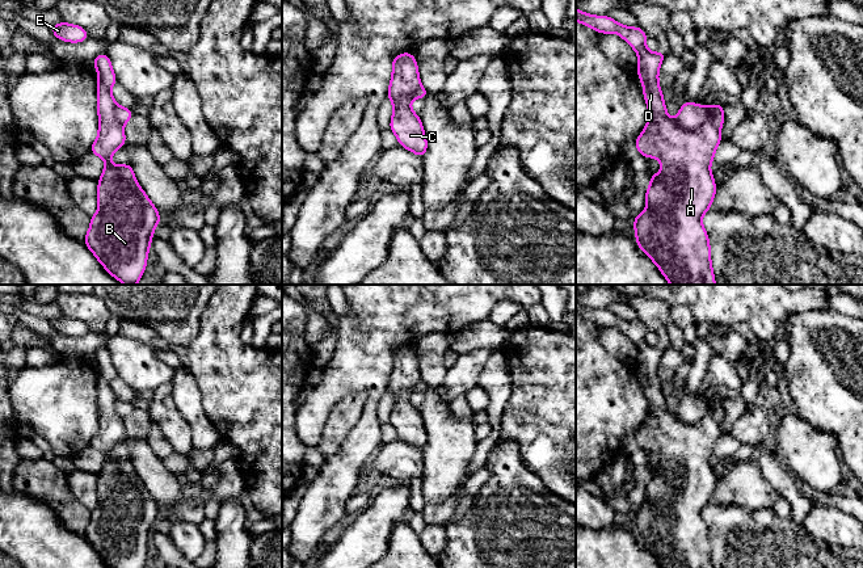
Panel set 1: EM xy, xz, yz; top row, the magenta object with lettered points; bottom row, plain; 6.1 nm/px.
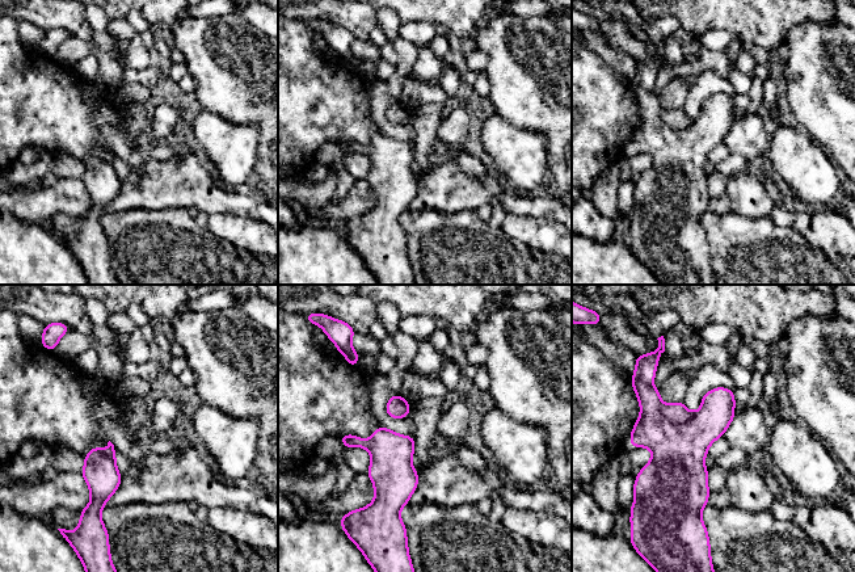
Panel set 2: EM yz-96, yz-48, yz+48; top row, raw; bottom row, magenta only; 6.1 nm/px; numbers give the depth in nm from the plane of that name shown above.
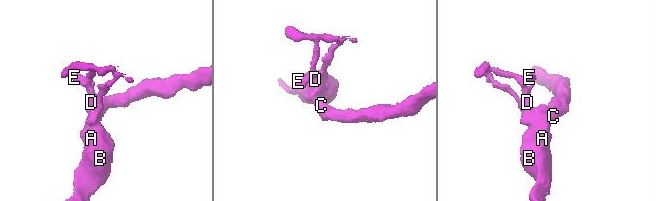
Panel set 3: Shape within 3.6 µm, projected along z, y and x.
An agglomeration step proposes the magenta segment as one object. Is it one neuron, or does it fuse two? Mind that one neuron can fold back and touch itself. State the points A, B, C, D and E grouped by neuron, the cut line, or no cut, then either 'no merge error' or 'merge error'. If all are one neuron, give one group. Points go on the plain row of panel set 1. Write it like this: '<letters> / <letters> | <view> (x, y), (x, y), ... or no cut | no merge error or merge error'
A B C / D E | yz (708, 402), (706, 413), (694, 423), (643, 426) | merge error

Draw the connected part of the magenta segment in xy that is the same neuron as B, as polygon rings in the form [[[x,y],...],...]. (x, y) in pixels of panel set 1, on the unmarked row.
[[[115,429],[96,432],[100,450],[105,454],[105,462],[98,474],[96,485],[98,504],[90,510],[90,521],[84,538],[110,568],[143,568],[147,559],[148,544],[155,521],[161,516],[155,498],[139,480],[131,458],[111,459],[111,449],[122,441],[123,433]]]

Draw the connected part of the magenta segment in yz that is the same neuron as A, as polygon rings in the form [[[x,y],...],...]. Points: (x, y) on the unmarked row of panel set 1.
[[[708,400],[706,416],[695,424],[672,421],[658,430],[644,425],[636,432],[661,455],[661,466],[649,467],[648,504],[633,513],[636,538],[661,568],[713,568],[702,509],[716,489],[710,459],[721,436],[724,400]]]

